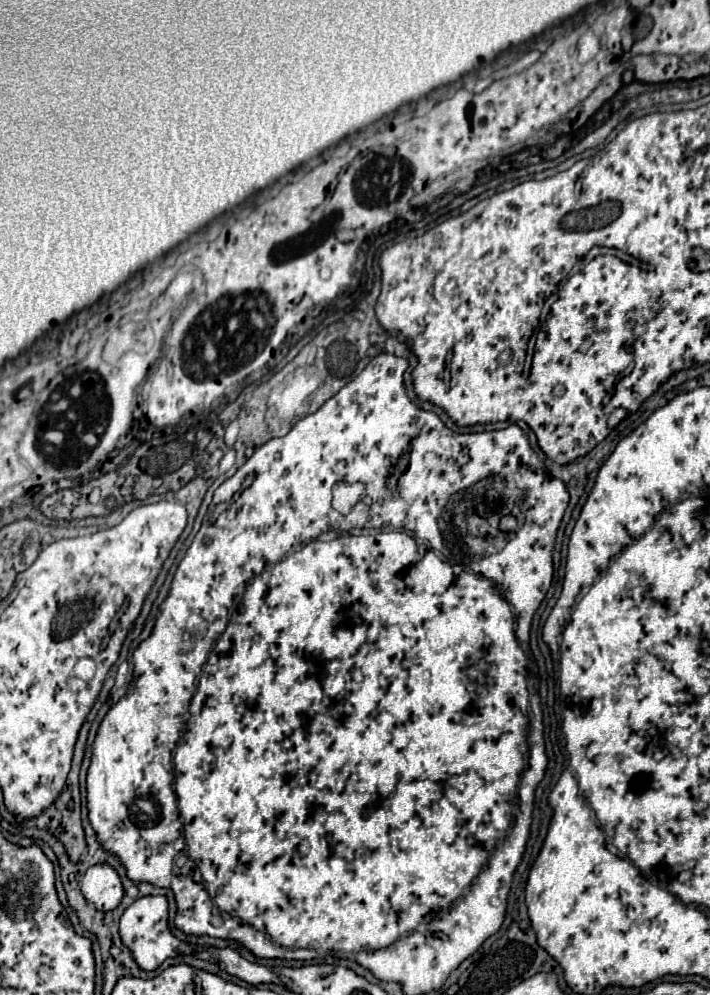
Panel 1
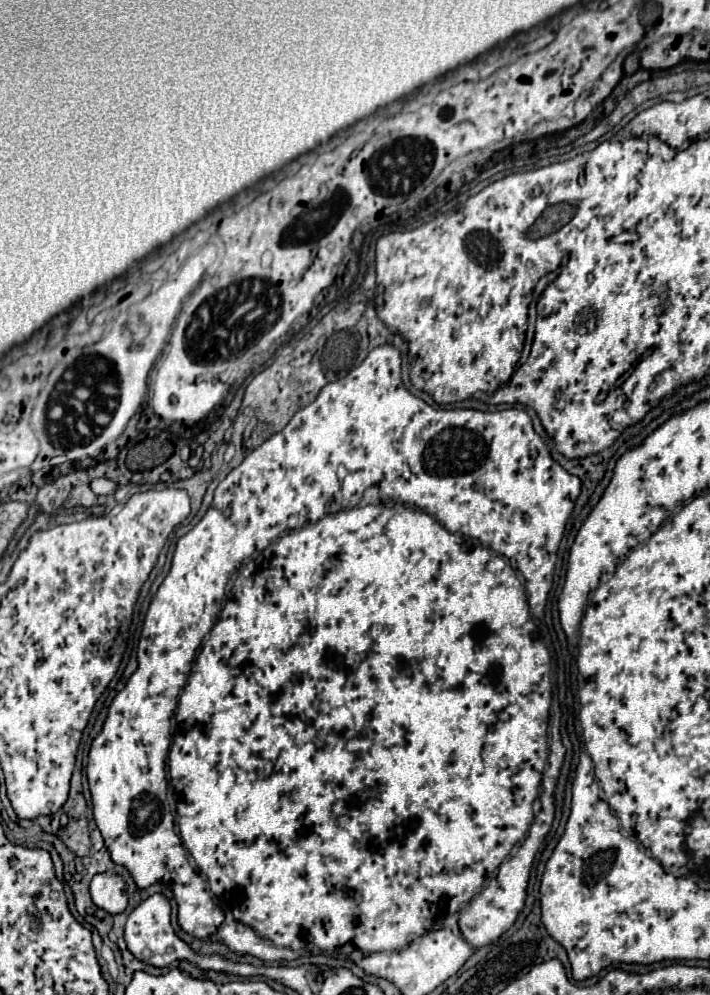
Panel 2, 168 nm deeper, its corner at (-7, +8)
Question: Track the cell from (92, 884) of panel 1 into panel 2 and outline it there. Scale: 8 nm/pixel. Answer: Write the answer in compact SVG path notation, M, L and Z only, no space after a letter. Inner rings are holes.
M95 874L91 880L91 898L101 910L119 914L127 908L127 884L119 874Z

